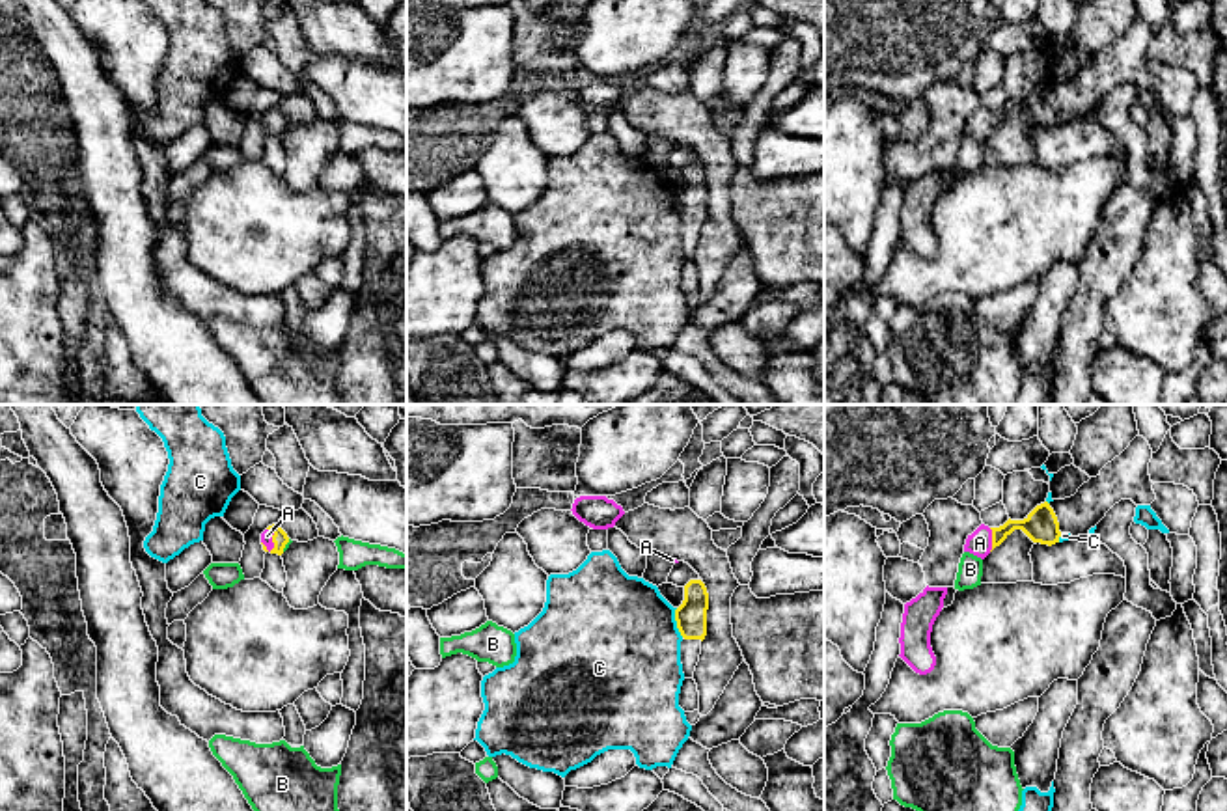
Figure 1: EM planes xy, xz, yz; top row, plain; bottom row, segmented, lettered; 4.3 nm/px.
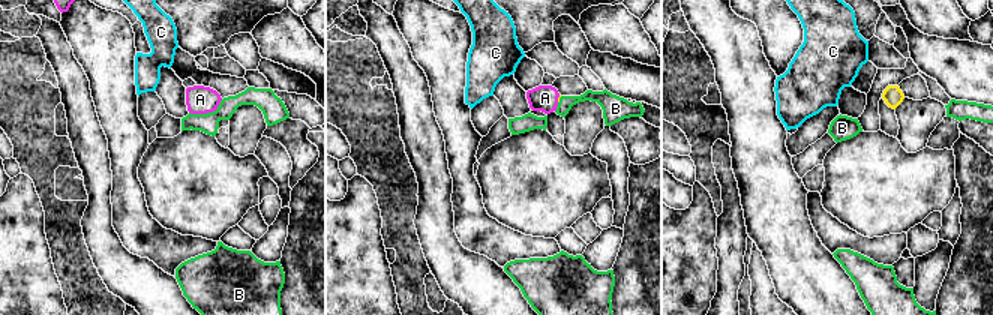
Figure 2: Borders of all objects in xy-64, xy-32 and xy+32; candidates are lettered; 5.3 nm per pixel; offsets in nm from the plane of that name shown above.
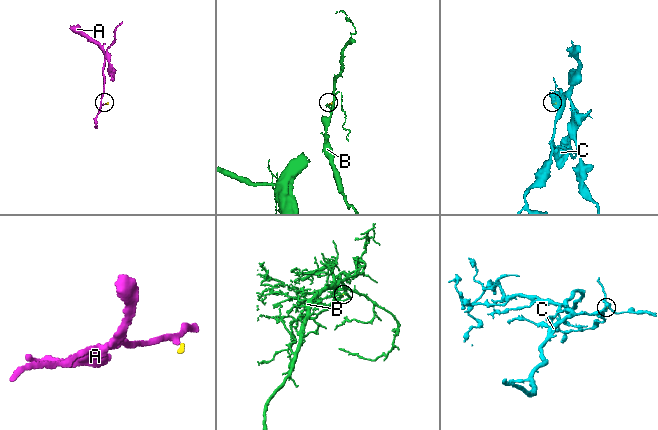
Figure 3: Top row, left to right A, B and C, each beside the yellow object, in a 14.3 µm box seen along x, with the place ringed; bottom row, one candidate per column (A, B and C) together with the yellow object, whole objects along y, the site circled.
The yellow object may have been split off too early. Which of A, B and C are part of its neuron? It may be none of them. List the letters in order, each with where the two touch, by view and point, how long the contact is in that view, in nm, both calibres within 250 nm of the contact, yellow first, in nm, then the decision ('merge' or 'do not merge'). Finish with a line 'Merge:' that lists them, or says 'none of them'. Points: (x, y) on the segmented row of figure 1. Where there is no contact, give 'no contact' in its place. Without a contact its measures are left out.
A: yz (992, 539) | 100 nm | 140/110 nm | merge
B: xy (286, 543) | 70 nm | 70/20 nm | do not merge
C: xz (677, 623) | 130 nm | 140/480 nm | do not merge
Merge: A

